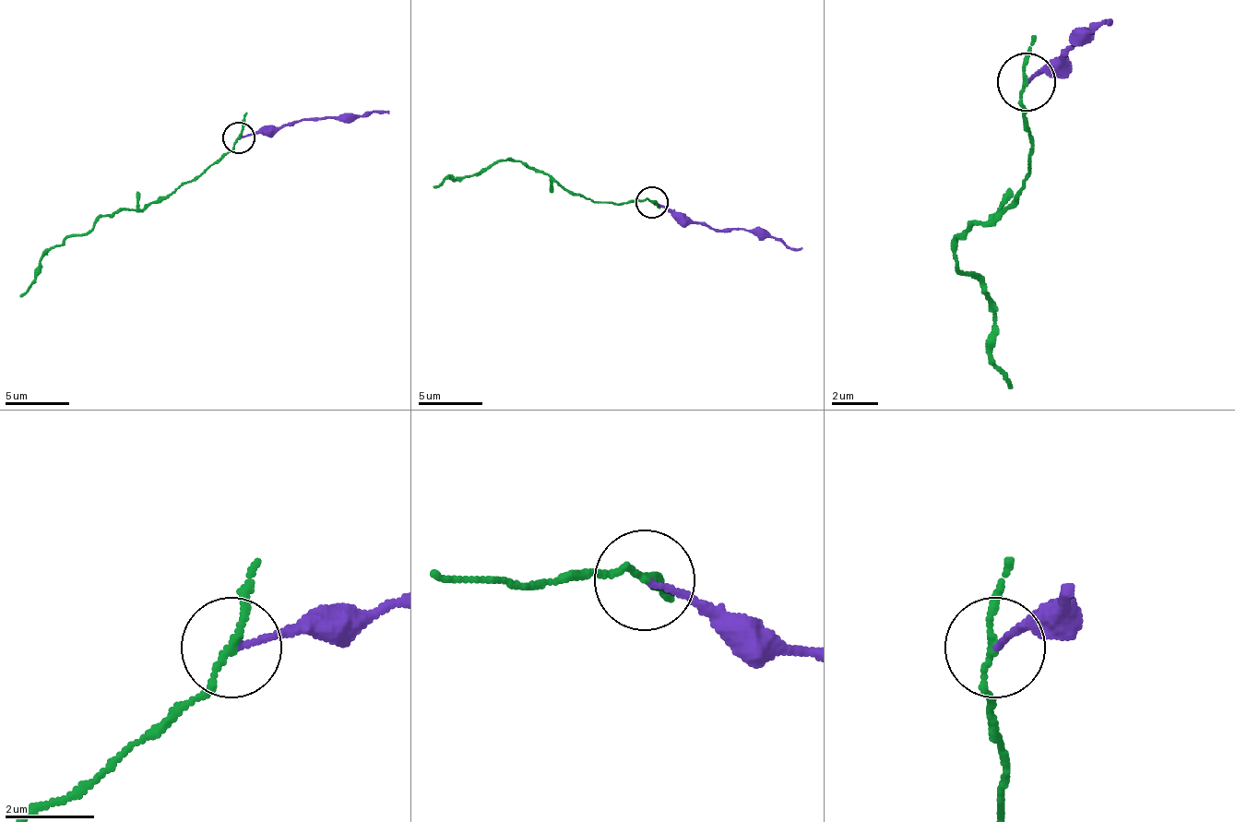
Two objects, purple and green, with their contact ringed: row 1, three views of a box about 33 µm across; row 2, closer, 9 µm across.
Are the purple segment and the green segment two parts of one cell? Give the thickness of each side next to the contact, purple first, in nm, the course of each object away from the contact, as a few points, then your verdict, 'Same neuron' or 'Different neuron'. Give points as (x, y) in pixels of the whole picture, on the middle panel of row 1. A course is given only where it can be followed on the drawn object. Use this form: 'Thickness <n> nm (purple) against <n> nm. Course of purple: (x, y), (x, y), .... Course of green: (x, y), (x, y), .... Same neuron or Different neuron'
Thickness 110 nm (purple) against 140 nm. Course of purple: (651, 201), (686, 214), (693, 221), (706, 221), (712, 228), (766, 231), (789, 247), (801, 247). Course of green: (651, 201), (625, 204), (584, 199), (549, 176), (514, 160), (504, 160), (463, 181), (446, 176), (433, 188). Different neuron

